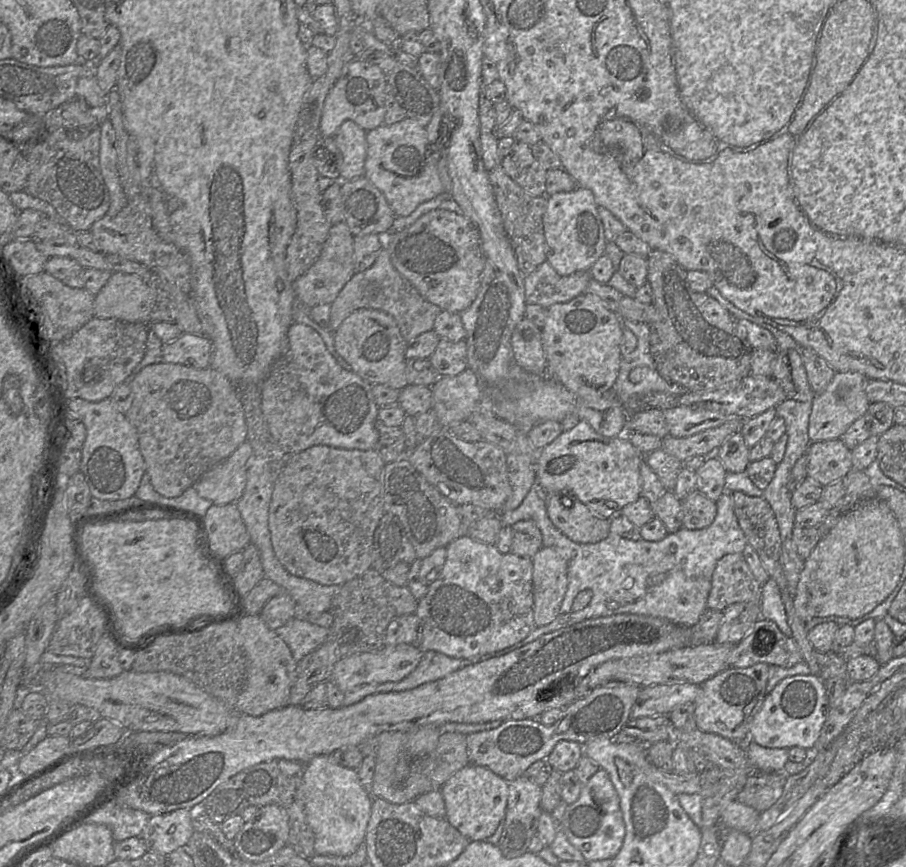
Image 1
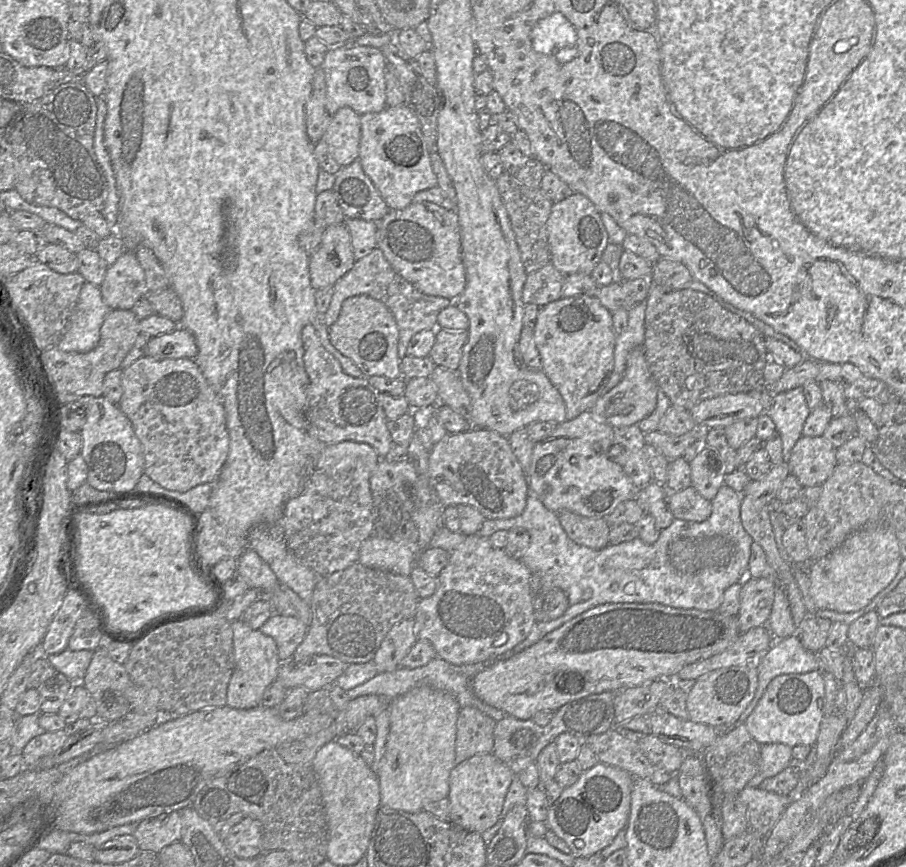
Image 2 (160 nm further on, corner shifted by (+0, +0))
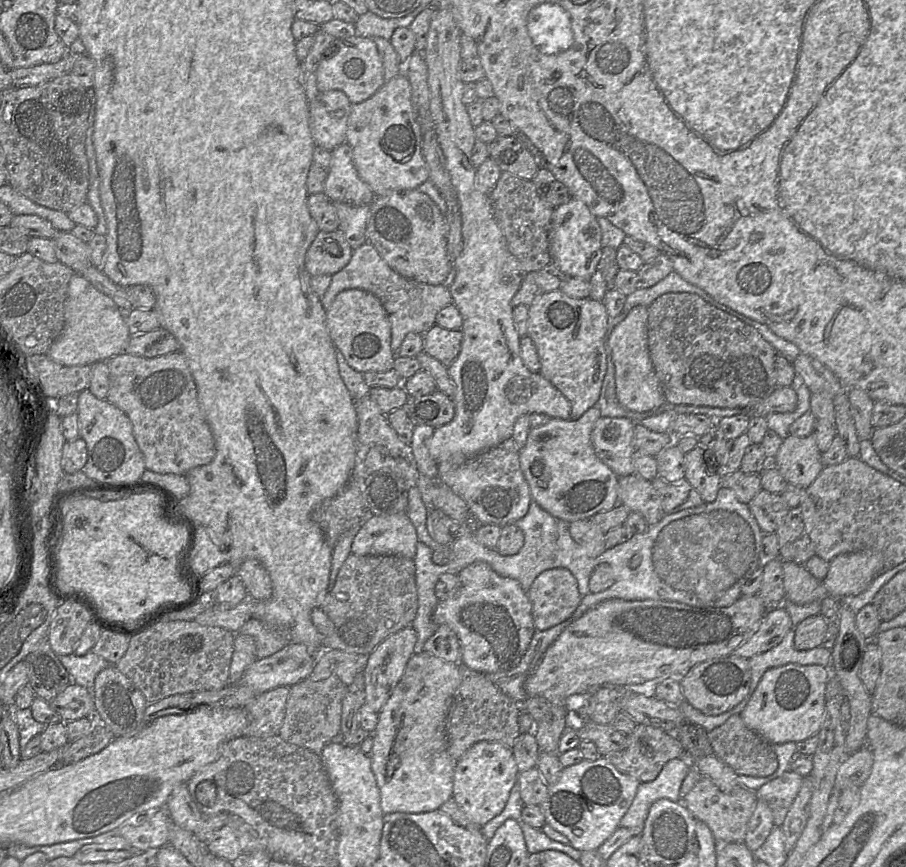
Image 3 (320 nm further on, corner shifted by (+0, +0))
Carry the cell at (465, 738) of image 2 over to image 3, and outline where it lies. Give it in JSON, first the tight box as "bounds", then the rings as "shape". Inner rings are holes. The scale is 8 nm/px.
{"bounds":[447,664,521,760],"shape":[[[460,664],[461,684],[454,696],[447,724],[447,751],[454,760],[479,741],[499,742],[512,748],[520,736],[519,716],[521,705],[504,694],[485,674],[473,671]]]}

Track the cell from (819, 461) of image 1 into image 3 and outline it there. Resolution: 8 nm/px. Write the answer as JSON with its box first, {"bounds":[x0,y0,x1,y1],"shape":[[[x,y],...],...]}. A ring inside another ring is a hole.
{"bounds":[775,435,824,489],"shape":[[[789,435],[783,439],[776,457],[775,466],[788,484],[806,489],[819,476],[824,466],[813,435],[797,437]]]}

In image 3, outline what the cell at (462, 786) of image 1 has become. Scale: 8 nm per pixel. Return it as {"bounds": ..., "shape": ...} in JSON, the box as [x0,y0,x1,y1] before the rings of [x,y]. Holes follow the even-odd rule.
{"bounds":[452,741,518,827],"shape":[[[479,741],[457,761],[452,798],[472,823],[482,827],[503,811],[518,774],[510,747],[499,742]]]}

